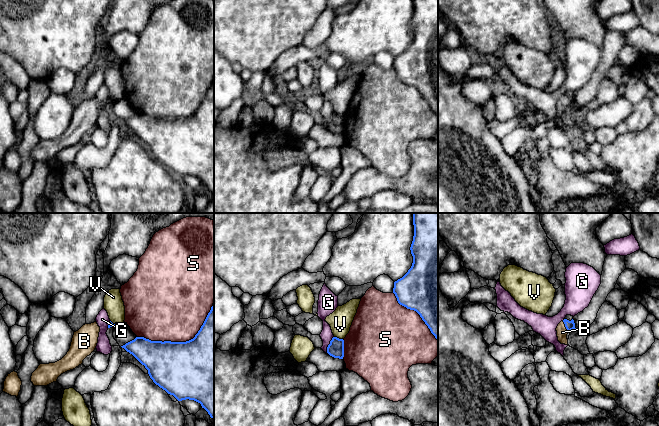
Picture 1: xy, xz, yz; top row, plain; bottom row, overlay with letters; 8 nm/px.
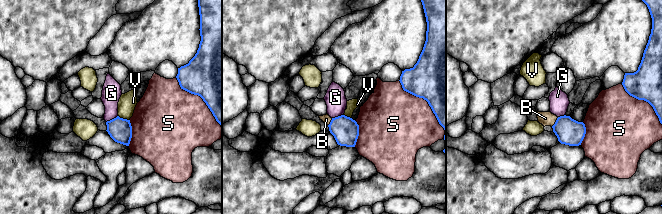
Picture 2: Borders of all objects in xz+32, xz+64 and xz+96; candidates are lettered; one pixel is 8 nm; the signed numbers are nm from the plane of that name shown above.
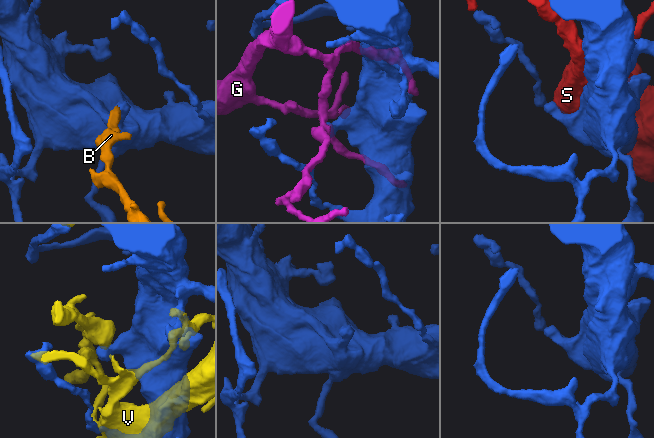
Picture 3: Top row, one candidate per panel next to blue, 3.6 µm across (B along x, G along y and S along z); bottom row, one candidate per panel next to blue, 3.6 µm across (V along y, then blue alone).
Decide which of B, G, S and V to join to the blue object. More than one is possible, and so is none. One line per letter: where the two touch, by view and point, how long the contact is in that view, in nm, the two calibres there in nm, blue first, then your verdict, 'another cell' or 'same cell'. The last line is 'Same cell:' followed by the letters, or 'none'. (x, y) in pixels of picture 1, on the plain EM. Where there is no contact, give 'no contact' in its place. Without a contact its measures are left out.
B: yz (565, 102) | 100 nm | 80/90 nm | same cell
G: xz (328, 121) | 150 nm | 130/100 nm | another cell
S: xy (182, 118) | 700 nm | 480/480 nm | another cell
V: xz (338, 114) | 80 nm | 130/190 nm | another cell
Same cell: B

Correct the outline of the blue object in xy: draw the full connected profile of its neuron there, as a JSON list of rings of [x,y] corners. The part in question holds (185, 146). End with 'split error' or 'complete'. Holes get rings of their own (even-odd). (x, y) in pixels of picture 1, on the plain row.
[[[214,79],[195,113],[186,118],[151,117],[144,113],[121,122],[145,144],[153,158],[178,177],[194,176],[214,195]]]; complete

